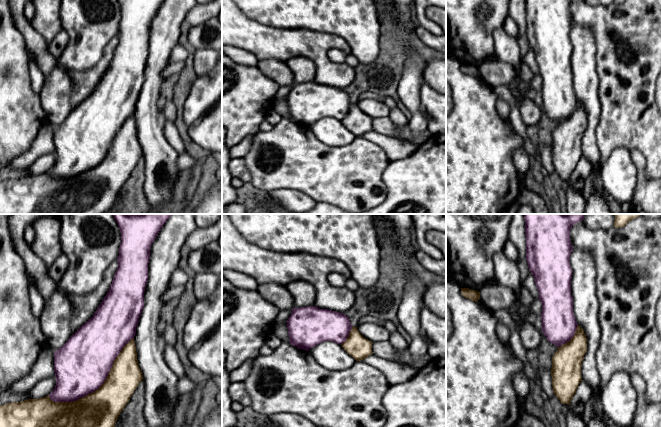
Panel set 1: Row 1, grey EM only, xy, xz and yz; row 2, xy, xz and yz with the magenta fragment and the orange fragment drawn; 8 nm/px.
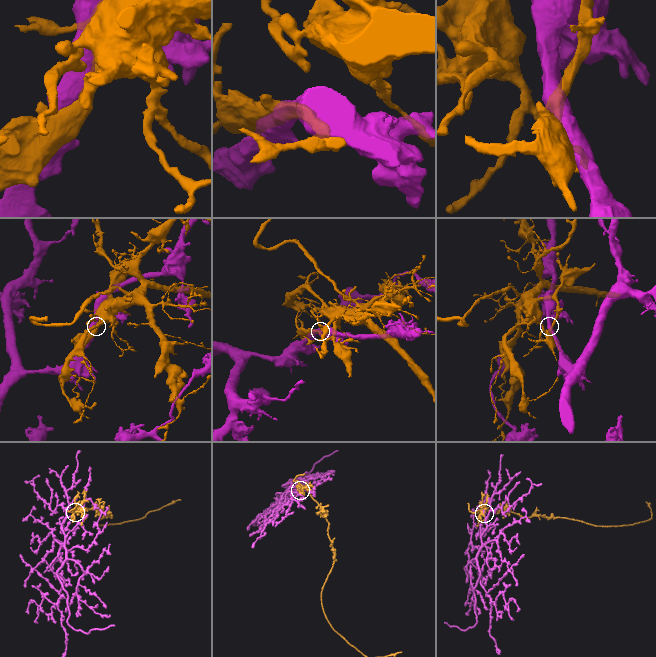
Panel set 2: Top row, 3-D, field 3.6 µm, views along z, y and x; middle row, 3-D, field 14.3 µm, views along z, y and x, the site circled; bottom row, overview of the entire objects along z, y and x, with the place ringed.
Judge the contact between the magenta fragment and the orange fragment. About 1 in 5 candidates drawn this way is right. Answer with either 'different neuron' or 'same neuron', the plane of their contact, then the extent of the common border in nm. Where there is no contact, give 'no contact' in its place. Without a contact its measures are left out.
different neuron | xy | 850 nm

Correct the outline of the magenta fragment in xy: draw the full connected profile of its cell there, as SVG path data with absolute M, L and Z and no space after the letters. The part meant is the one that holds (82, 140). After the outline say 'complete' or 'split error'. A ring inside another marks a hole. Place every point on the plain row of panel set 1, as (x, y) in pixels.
M118 0L121 20L118 44L110 64L92 94L54 128L56 161L49 171L54 178L73 178L93 169L106 156L114 136L134 114L144 84L151 21L164 0Z; complete

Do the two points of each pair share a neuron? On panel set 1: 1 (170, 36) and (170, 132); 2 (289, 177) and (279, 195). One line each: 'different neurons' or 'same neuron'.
1: different neurons
2: different neurons

